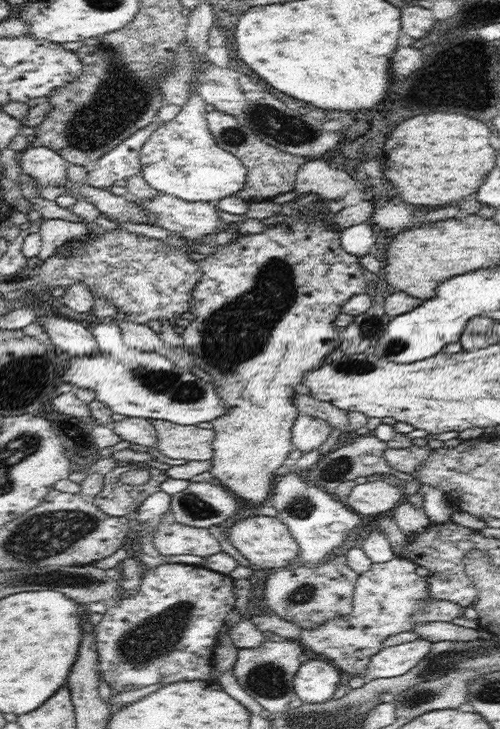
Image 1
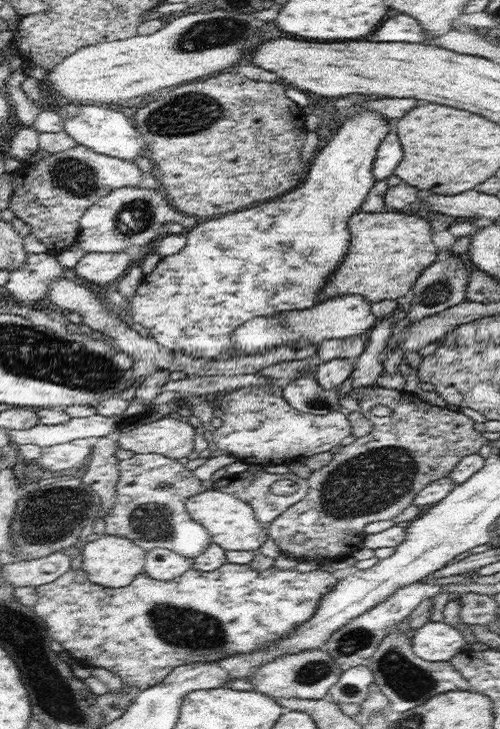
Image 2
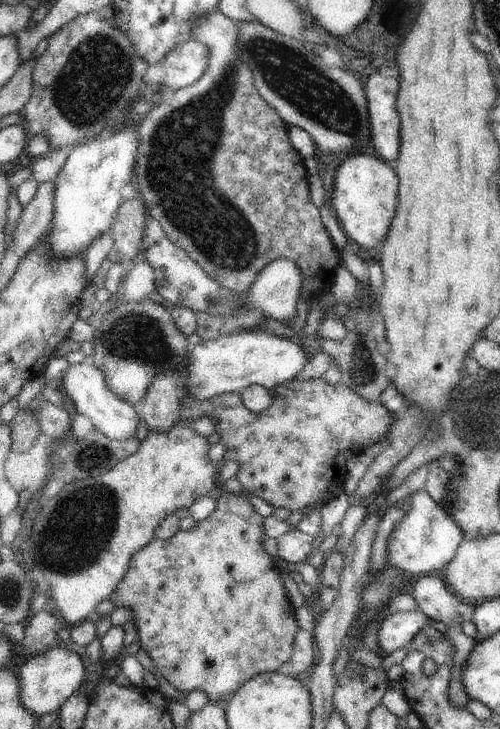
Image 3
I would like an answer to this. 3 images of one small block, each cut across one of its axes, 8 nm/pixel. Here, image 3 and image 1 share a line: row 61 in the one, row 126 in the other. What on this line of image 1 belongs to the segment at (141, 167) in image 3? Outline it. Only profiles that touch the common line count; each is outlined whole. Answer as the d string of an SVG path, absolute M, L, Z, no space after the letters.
M208 109L206 120L214 140L224 150L238 157L246 167L247 186L238 192L238 197L251 202L262 202L273 199L279 194L294 191L297 184L297 172L307 161L307 157L293 155L264 142L251 128L240 126L234 116L225 112Z

